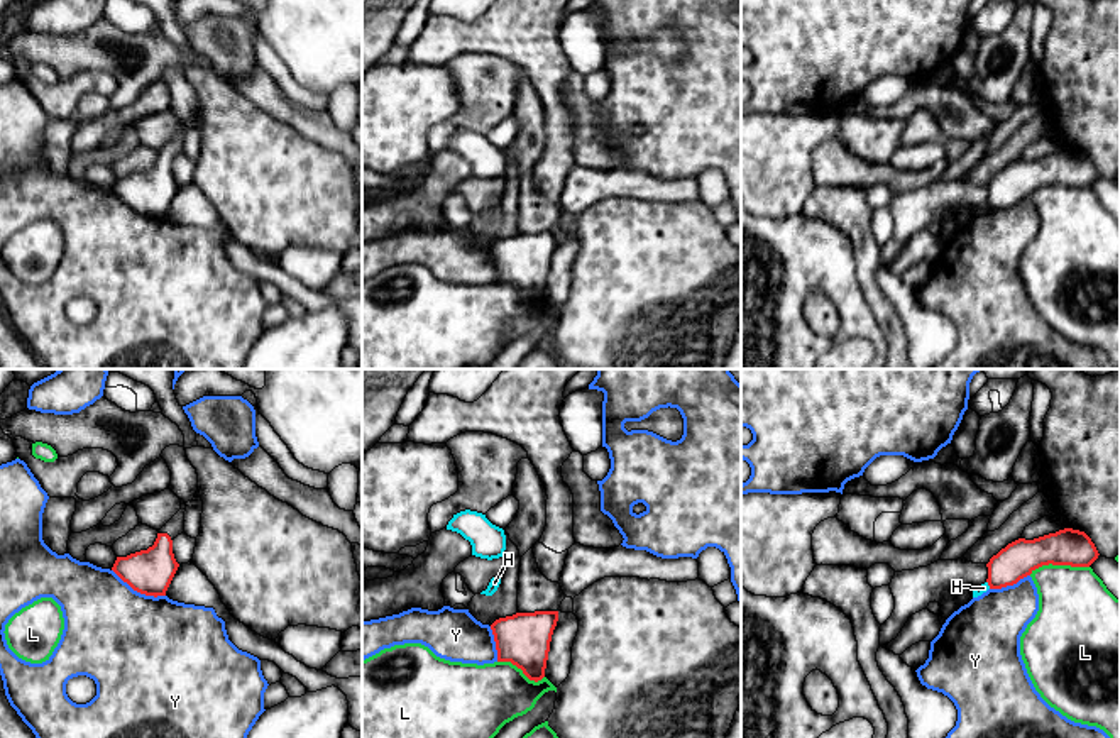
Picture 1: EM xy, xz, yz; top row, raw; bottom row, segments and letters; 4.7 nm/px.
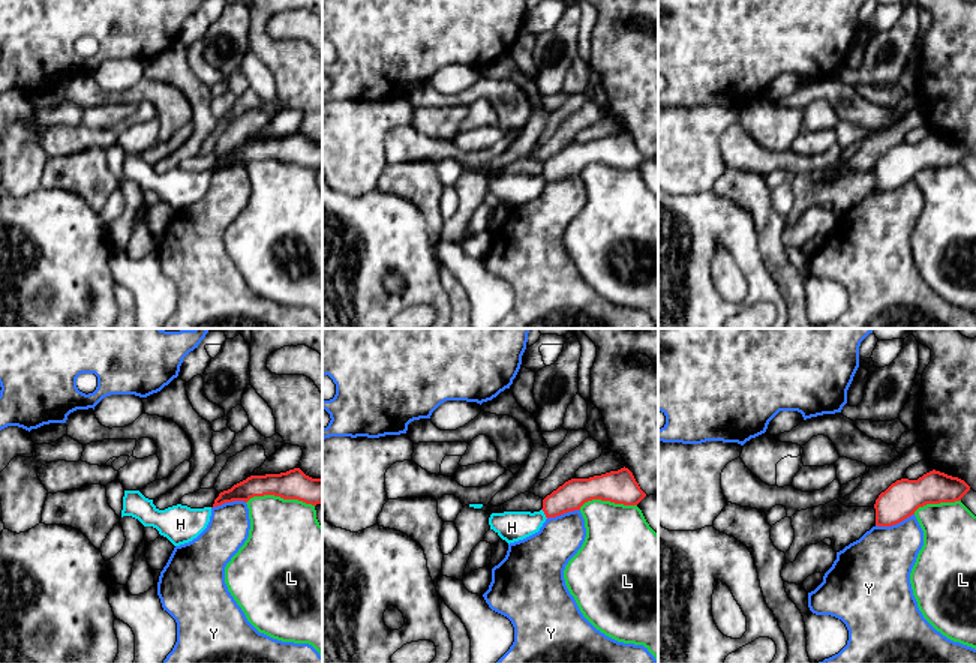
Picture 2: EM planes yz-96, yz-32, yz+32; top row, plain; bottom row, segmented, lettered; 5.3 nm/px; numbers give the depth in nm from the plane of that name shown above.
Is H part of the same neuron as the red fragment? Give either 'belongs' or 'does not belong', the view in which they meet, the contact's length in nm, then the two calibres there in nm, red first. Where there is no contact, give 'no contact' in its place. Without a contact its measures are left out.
does not belong; contact in yz; length 40 nm; calibres 170 and 50 nm

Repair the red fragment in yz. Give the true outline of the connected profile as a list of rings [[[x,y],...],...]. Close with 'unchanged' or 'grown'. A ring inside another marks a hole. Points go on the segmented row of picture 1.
[[[1073,528],[1034,540],[1018,538],[990,559],[986,582],[990,589],[1002,589],[1017,584],[1042,565],[1090,567],[1098,555],[1091,538]]] | unchanged

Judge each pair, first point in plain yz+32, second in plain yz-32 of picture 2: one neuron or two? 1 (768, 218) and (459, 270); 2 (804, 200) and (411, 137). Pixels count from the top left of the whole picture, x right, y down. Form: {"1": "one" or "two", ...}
{"1": "two", "2": "two"}

